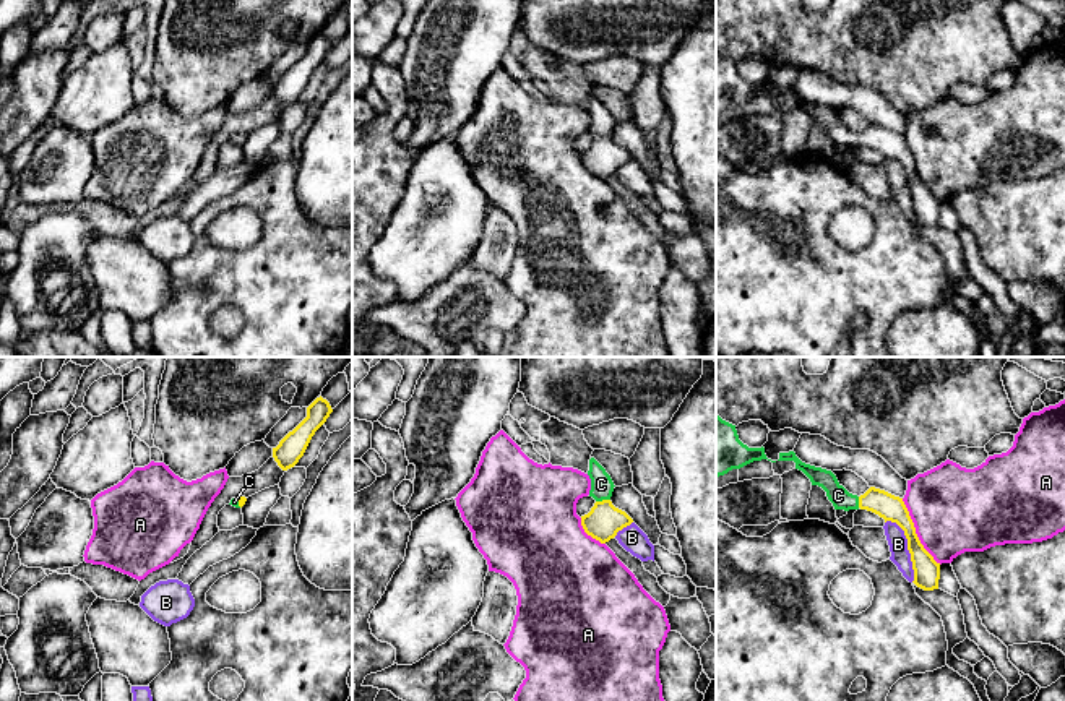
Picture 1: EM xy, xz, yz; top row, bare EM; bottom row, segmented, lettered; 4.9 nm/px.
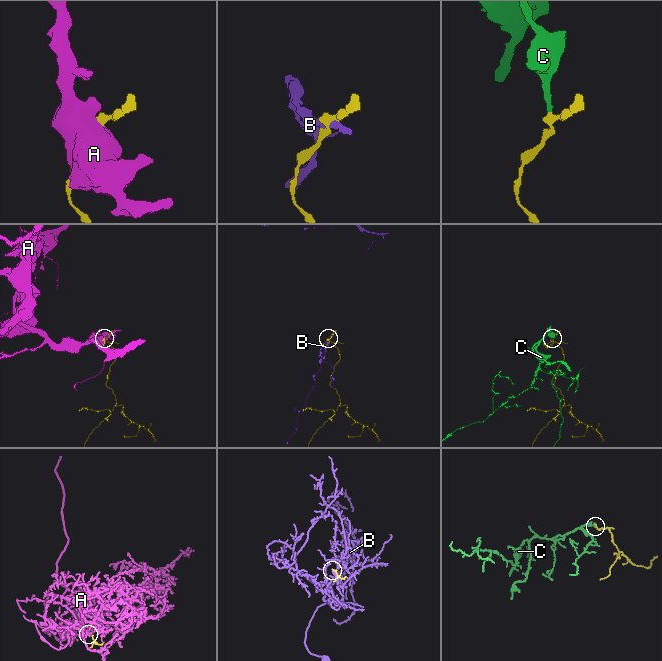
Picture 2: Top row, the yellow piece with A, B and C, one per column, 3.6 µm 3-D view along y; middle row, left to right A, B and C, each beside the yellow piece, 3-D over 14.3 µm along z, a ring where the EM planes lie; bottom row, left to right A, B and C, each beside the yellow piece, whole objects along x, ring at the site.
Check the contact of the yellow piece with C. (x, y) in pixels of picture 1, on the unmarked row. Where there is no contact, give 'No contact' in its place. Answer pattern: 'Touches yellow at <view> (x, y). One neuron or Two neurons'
Touches yellow at xz (603, 137). One neuron

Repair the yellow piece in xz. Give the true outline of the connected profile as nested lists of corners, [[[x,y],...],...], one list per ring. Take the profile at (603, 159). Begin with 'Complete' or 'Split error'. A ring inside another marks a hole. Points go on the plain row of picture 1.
Split error. [[[589,96],[588,112],[591,115],[589,133],[596,136],[591,148],[581,153],[581,162],[588,172],[601,180],[609,178],[619,167],[630,162],[633,156],[610,138],[614,118],[606,105],[594,96]]]

